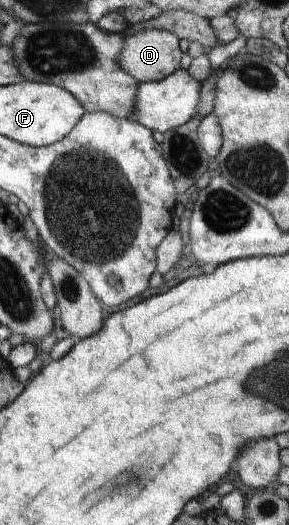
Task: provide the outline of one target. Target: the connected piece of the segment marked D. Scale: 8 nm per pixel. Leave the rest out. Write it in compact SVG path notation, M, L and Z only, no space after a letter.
M153 29L124 36L120 65L139 83L161 81L180 69L181 53L177 36Z

